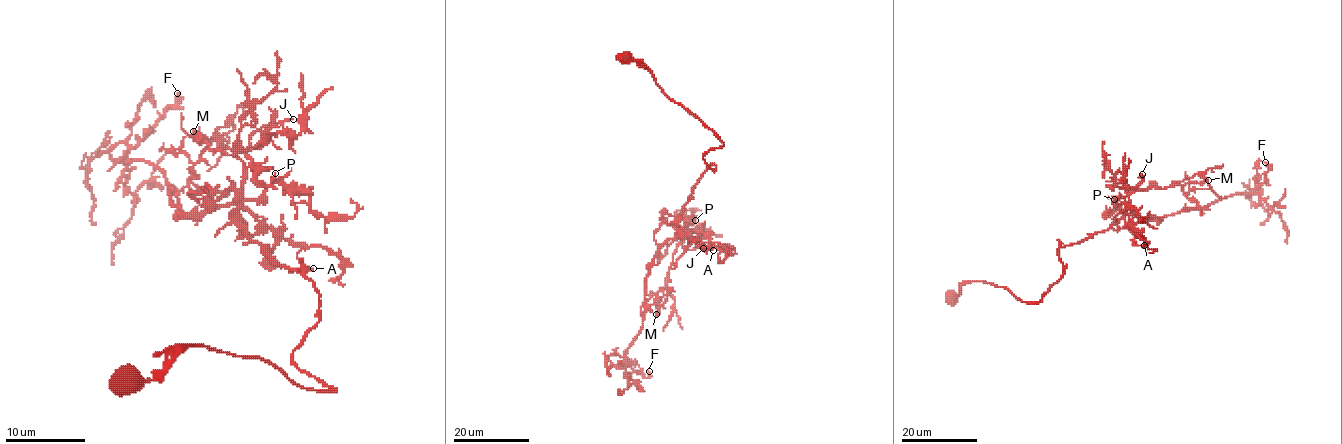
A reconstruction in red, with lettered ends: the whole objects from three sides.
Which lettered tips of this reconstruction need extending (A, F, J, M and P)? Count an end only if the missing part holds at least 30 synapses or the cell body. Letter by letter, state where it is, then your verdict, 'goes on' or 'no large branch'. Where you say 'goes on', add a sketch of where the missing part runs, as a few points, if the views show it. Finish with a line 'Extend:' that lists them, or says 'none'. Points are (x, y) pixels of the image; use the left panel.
A: (313, 268) | no large branch
F: (177, 93) | no large branch
J: (293, 119) | goes on | (293, 119), (251, 103), (237, 93), (225, 103), (227, 109), (229, 107), (223, 101), (207, 101)
M: (193, 131) | no large branch
P: (275, 173) | no large branch
Extend: J

